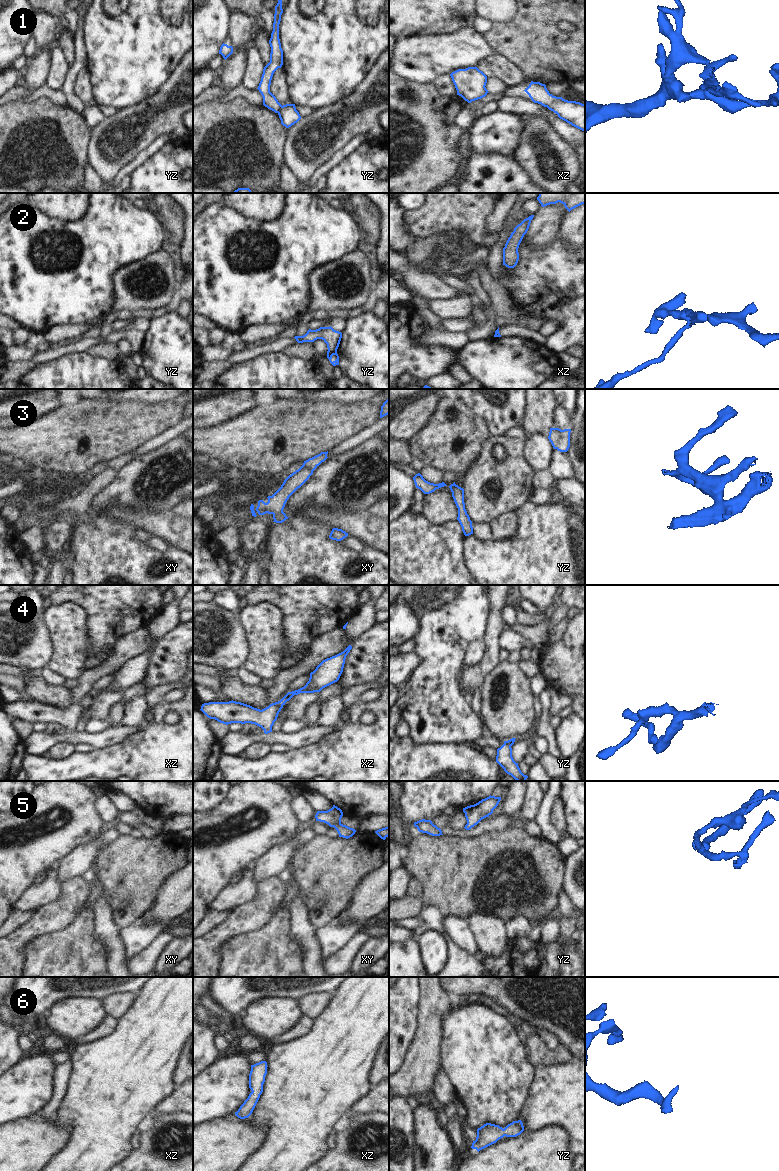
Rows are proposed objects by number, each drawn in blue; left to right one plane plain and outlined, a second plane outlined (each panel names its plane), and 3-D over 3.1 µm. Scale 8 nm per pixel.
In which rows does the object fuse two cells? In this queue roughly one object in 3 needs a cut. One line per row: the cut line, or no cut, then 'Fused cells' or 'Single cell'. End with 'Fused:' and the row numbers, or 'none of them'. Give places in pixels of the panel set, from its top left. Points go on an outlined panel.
1: Split along yz (281, 105), (277, 112). Fused cells
2: Split along yz (336, 348), (328, 351). Fused cells
3: No split. Single cell
4: No split. Single cell
5: No split. Single cell
6: No split. Single cell
Fused: 1, 2.

